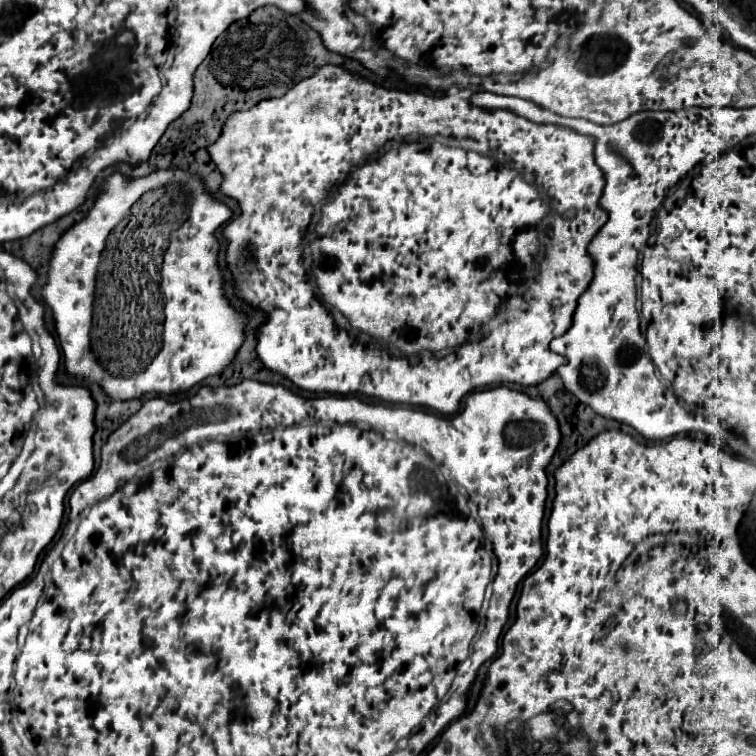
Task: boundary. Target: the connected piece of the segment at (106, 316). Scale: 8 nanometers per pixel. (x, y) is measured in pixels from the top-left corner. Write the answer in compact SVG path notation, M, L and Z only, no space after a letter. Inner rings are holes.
M180 169L156 171L156 173L150 173L146 179L134 179L134 181L126 181L120 173L114 173L112 177L108 177L106 185L102 187L100 197L102 199L96 199L92 211L80 223L76 223L74 227L70 227L60 237L60 241L56 243L56 249L54 249L54 255L52 255L52 263L50 263L48 281L42 287L42 297L44 297L44 301L50 305L50 309L54 313L56 333L60 337L60 347L62 347L62 353L64 353L66 371L72 373L72 375L94 379L114 399L134 399L134 397L140 397L140 395L144 395L148 391L156 391L156 393L186 391L186 389L194 387L196 383L200 383L202 379L206 379L208 375L222 373L222 369L232 361L234 353L242 345L242 339L244 339L242 329L244 329L244 323L246 323L246 317L242 317L236 309L232 309L228 305L228 301L224 299L224 285L222 285L222 277L220 277L220 271L218 271L218 265L216 265L218 241L216 241L214 233L216 233L216 229L224 221L228 221L232 217L232 211L226 205L214 201L204 191L204 185L202 185L202 181L198 177L192 177L192 175L188 175L188 173L180 171ZM132 285L140 285L136 295L132 291ZM94 297L96 297L96 329L92 329ZM130 357L138 357L138 365L140 365L138 371L142 371L142 373L134 373L130 369Z

